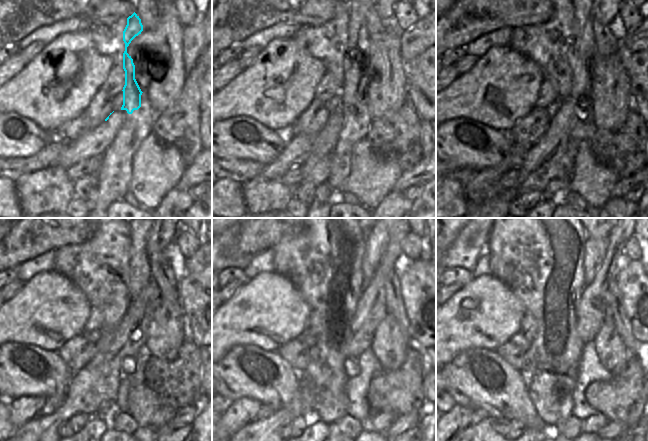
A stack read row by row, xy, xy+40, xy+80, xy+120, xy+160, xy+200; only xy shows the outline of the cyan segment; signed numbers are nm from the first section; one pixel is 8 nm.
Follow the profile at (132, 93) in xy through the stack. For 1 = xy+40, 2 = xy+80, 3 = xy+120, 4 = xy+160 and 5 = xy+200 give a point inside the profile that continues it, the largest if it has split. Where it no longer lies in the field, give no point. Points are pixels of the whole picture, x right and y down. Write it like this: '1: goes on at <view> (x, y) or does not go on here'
1: goes on at xy+40 (353, 96)
2: goes on at xy+80 (534, 167)
3: goes on at xy+120 (83, 389)
4: goes on at xy+160 (305, 401)
5: goes on at xy+200 (490, 421)

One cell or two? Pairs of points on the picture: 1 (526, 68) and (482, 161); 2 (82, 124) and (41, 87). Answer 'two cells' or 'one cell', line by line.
1: two cells
2: two cells

